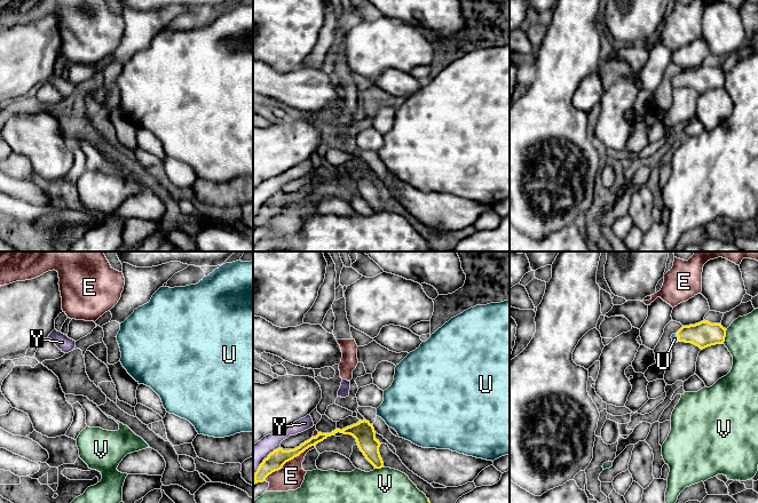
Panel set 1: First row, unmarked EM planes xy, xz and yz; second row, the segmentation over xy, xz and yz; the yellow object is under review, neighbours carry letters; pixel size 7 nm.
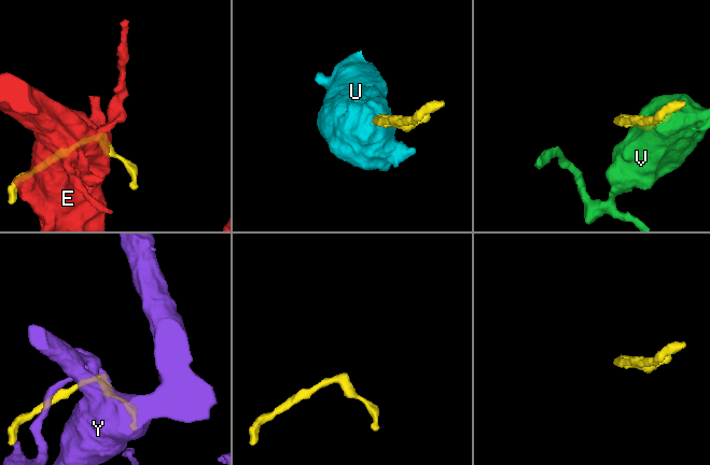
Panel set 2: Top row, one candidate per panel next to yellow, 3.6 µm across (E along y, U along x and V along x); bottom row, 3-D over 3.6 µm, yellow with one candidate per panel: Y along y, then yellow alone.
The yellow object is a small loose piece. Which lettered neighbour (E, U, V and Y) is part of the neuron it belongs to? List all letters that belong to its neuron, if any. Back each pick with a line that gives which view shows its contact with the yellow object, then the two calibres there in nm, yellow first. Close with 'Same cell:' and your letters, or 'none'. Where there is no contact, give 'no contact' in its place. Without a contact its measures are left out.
U: yz | 180/50 nm
Same cell: U

